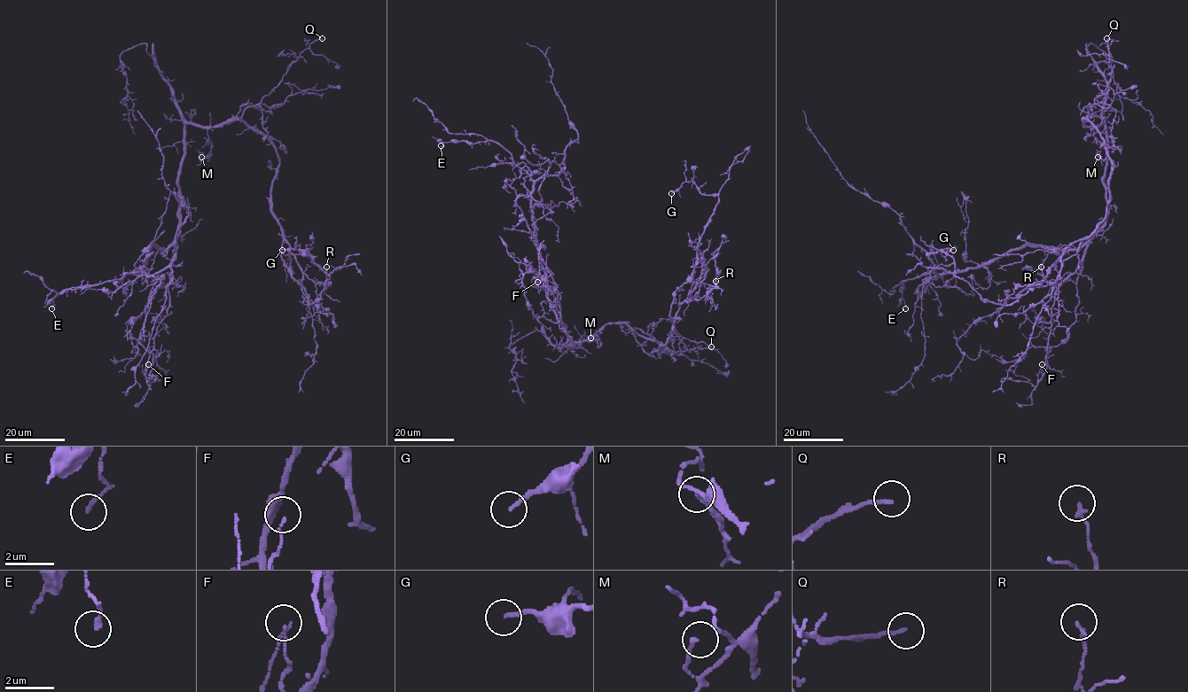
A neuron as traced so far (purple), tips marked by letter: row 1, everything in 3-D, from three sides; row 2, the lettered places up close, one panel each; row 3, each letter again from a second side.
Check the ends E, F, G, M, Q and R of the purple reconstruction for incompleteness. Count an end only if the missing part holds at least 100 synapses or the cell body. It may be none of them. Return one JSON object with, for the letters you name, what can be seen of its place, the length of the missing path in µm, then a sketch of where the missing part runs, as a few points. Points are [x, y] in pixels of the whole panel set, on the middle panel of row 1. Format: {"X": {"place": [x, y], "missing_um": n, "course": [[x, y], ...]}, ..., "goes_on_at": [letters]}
{"goes_on_at": []}

